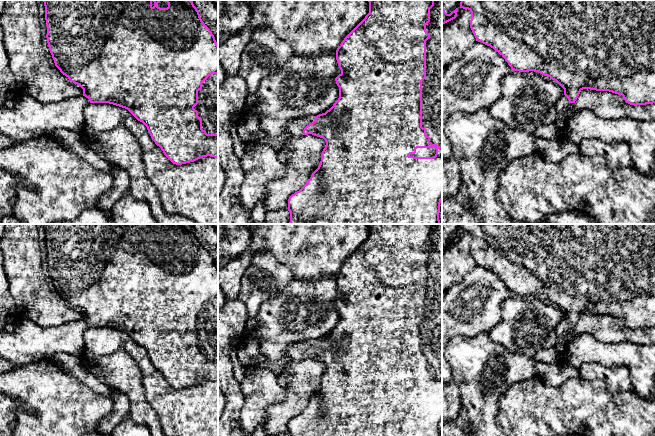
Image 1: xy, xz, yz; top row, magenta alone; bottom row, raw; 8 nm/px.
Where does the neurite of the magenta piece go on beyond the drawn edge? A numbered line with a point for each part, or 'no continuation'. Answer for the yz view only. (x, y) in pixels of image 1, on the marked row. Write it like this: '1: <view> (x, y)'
1: yz (563, 105)

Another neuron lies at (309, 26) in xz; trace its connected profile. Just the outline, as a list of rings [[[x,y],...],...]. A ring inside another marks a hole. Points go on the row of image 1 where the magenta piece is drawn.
[[[255,0],[251,8],[252,30],[268,27],[280,40],[292,47],[296,56],[317,56],[324,50],[337,50],[344,38],[369,13],[369,2],[367,0]]]

